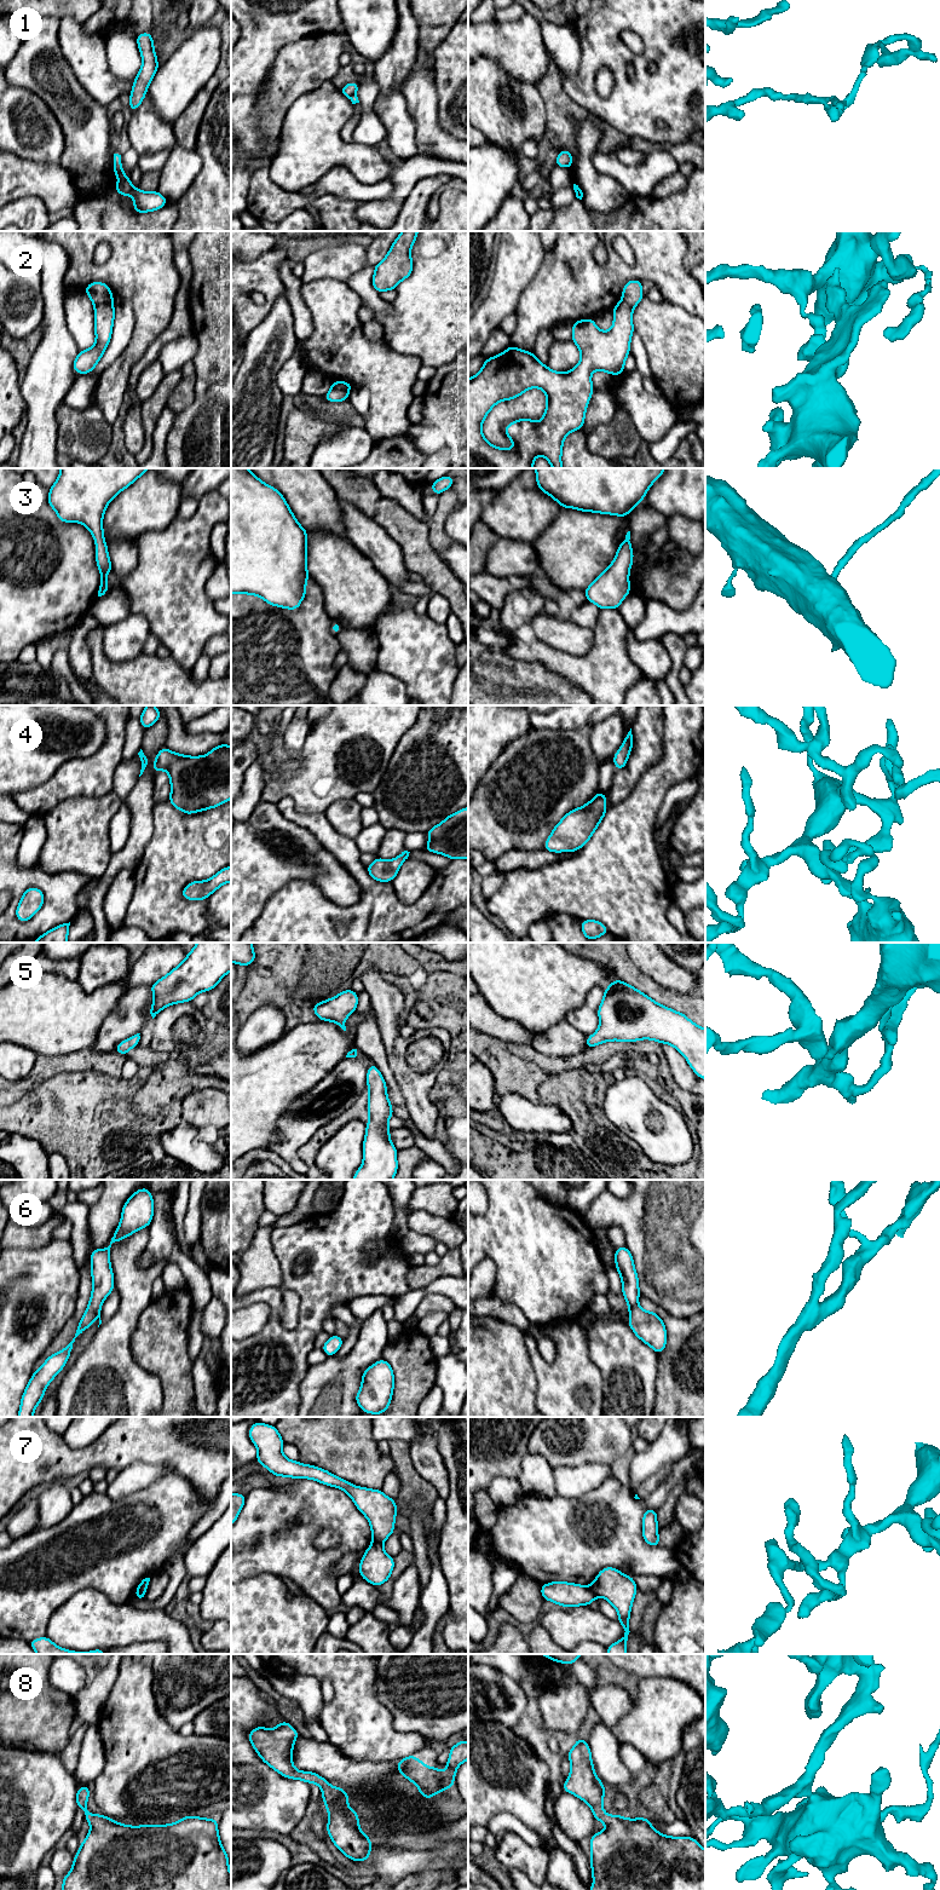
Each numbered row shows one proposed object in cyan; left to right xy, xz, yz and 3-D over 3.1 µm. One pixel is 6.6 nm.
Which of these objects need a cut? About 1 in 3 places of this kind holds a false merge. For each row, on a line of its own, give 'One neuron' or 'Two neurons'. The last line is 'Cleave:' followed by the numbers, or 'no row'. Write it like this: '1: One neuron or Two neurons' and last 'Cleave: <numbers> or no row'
1: Two neurons
2: Two neurons
3: One neuron
4: One neuron
5: One neuron
6: One neuron
7: Two neurons
8: One neuron
Cleave: 1, 2, 7

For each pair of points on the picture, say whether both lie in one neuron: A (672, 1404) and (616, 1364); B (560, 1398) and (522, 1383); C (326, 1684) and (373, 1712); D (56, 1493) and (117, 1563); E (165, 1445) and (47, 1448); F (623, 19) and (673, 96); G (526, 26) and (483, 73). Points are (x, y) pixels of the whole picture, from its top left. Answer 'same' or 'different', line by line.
A: different
B: different
C: different
D: different
E: same
F: same
G: different

